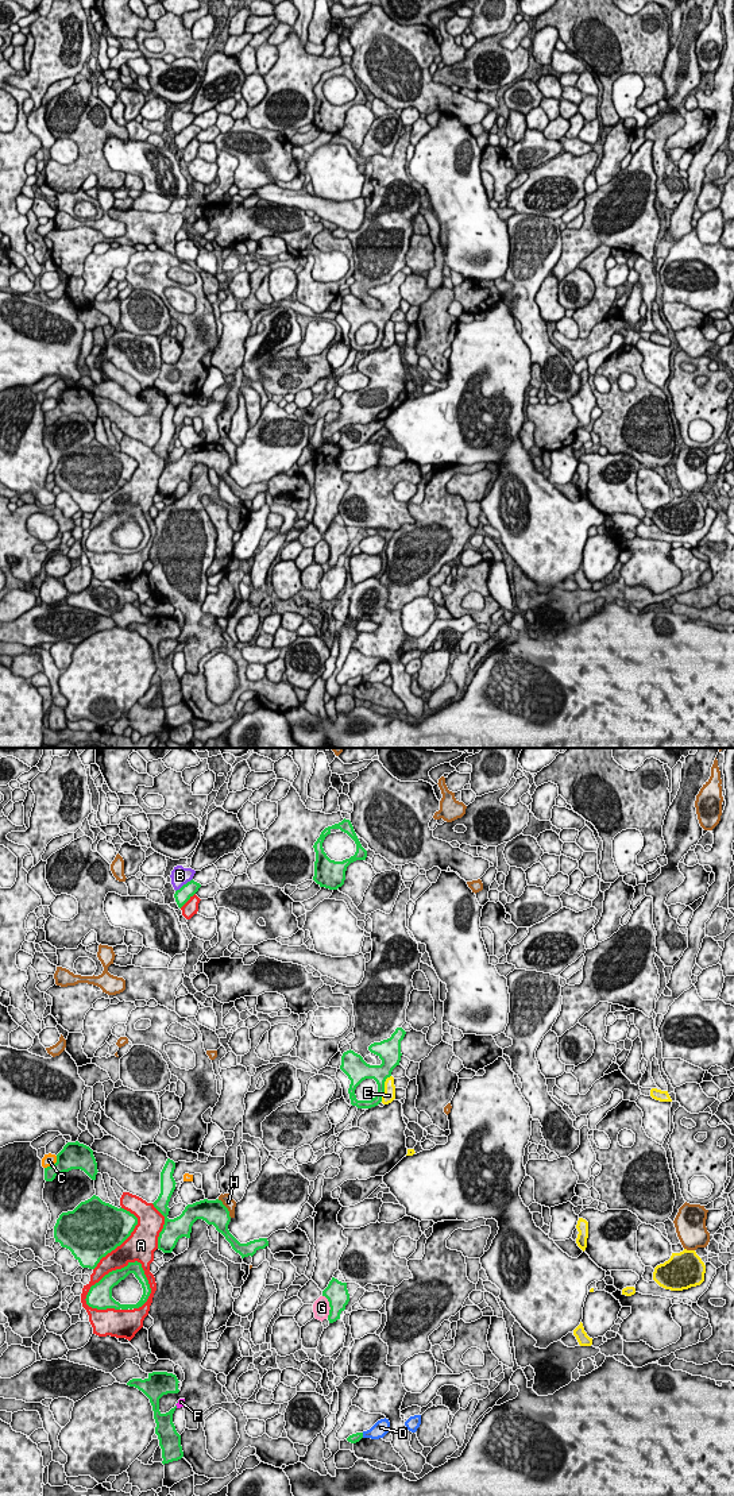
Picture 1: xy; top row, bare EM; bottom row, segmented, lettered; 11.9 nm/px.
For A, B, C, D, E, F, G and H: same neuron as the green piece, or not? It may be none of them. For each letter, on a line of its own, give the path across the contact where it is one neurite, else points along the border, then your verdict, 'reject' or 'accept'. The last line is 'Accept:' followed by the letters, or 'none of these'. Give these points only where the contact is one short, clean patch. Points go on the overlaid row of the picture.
A: reject
B: reject
C: reject
D: reject
E: reject
F: accept
G: reject
H: reject
Accept: F

